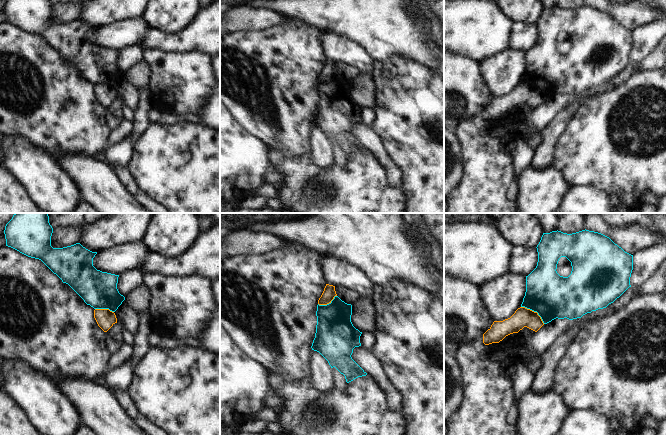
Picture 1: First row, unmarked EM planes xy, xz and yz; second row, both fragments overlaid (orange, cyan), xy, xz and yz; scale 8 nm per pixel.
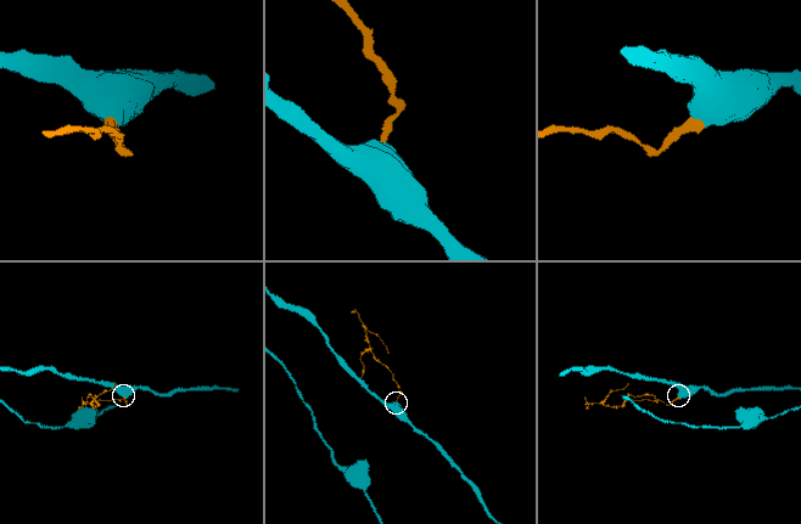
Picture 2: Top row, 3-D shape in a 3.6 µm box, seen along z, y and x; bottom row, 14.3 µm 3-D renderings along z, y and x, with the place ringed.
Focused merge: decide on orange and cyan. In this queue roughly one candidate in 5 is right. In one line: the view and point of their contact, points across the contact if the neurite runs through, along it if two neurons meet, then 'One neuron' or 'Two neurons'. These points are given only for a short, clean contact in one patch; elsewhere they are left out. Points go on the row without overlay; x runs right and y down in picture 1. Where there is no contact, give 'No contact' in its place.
Touches orange at yz (533, 87). Boundary: yz (521, 82), (535, 87), (544, 99). Two neurons.

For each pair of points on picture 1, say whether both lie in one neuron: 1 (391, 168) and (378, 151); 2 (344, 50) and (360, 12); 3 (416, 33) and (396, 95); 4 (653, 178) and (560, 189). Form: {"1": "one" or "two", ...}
{"1": "one", "2": "two", "3": "two", "4": "two"}

